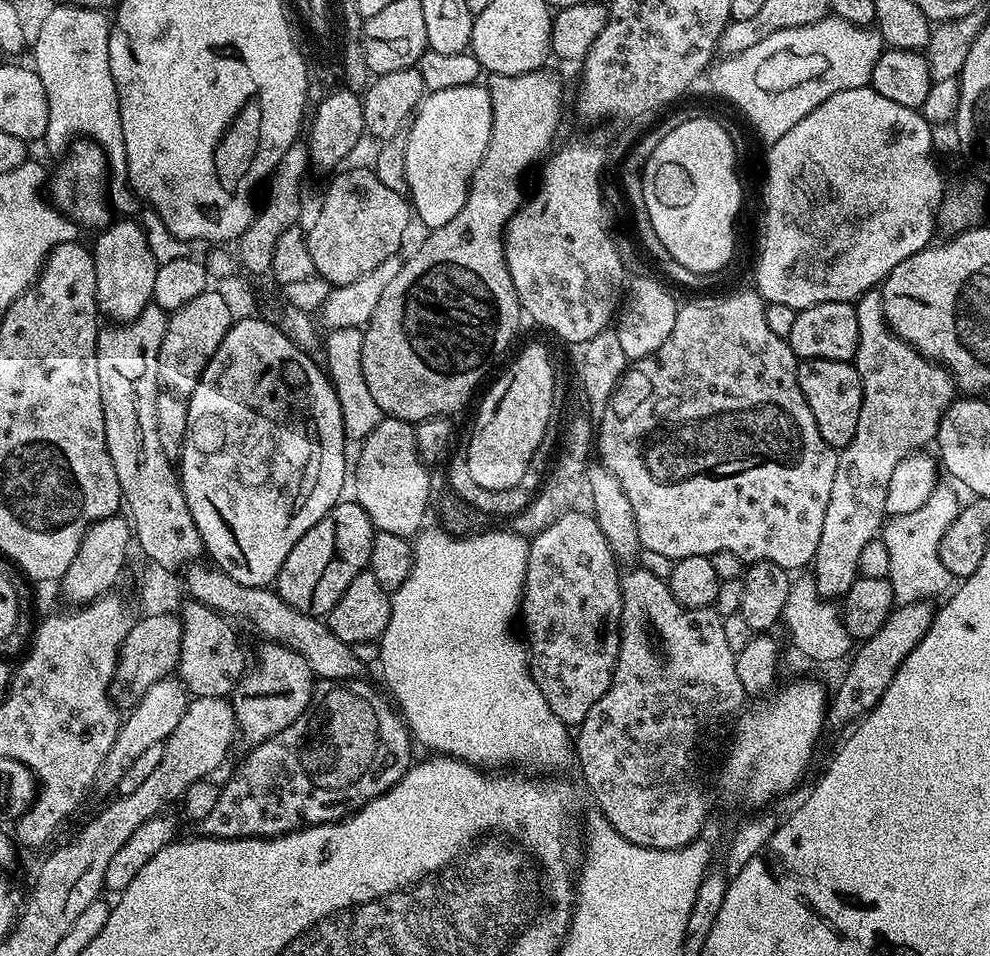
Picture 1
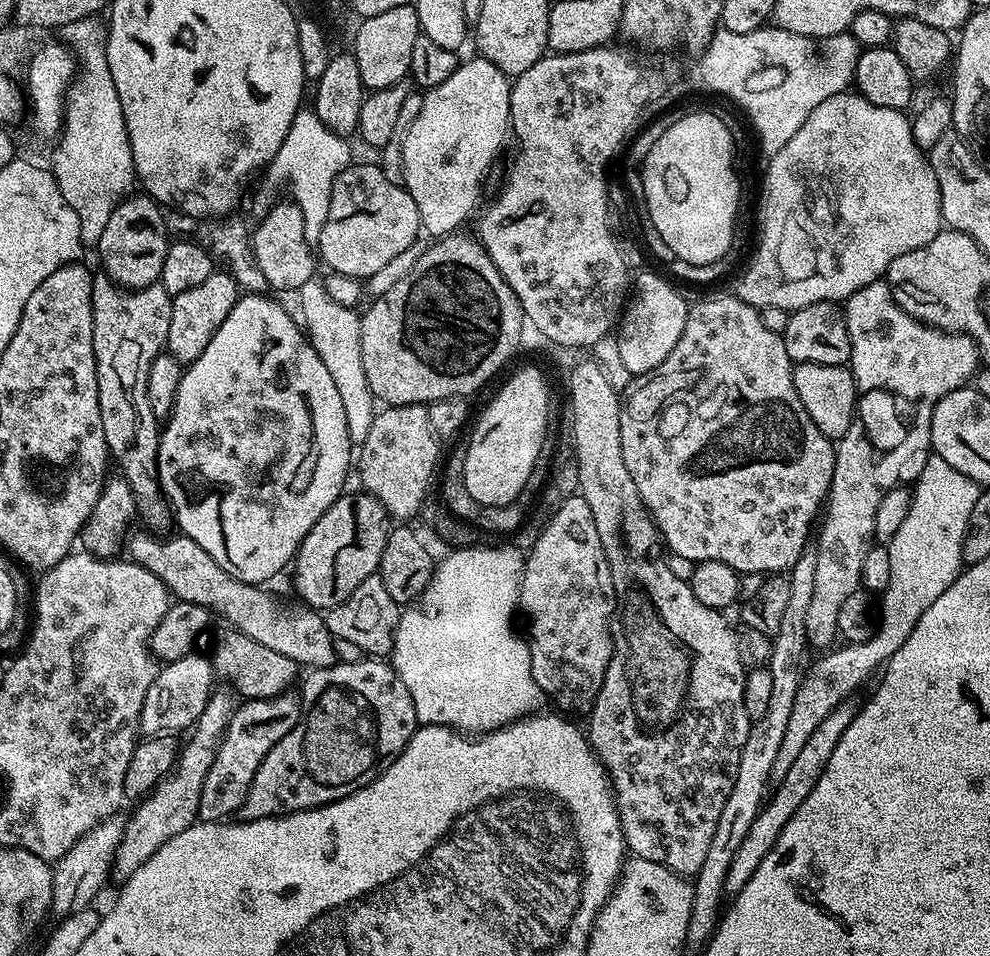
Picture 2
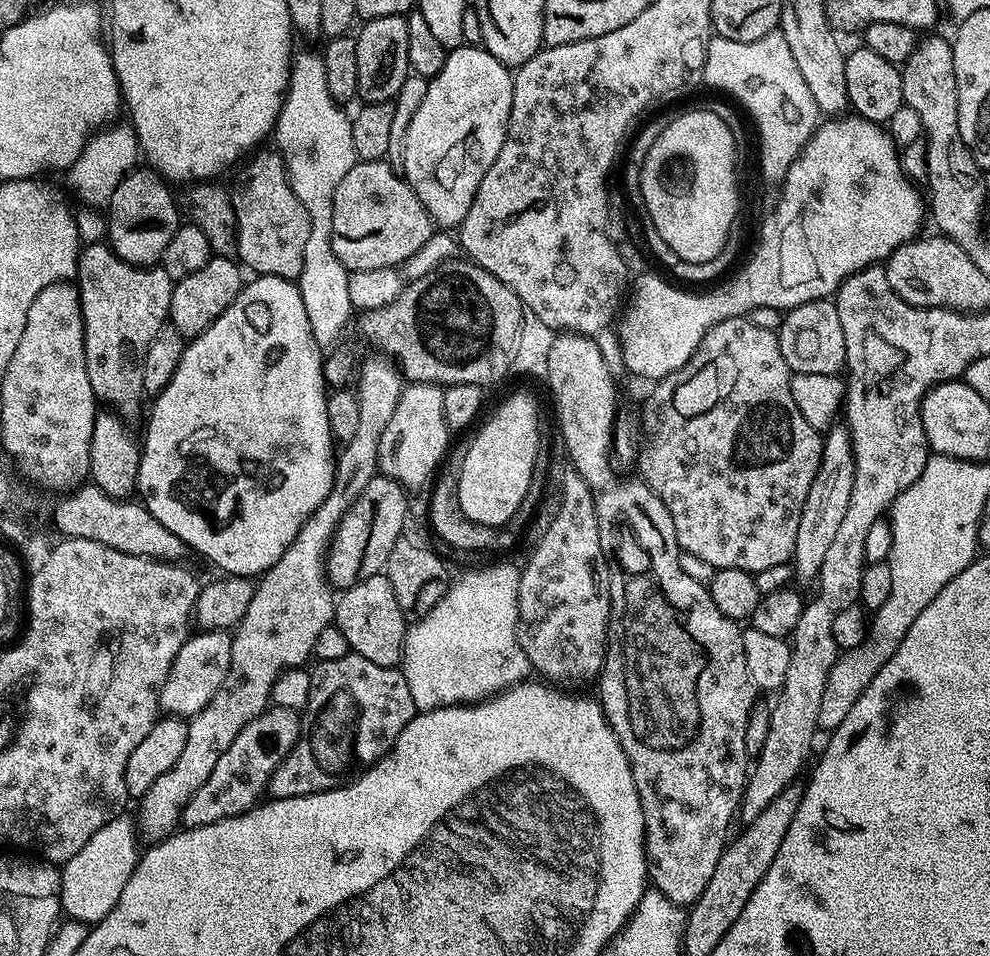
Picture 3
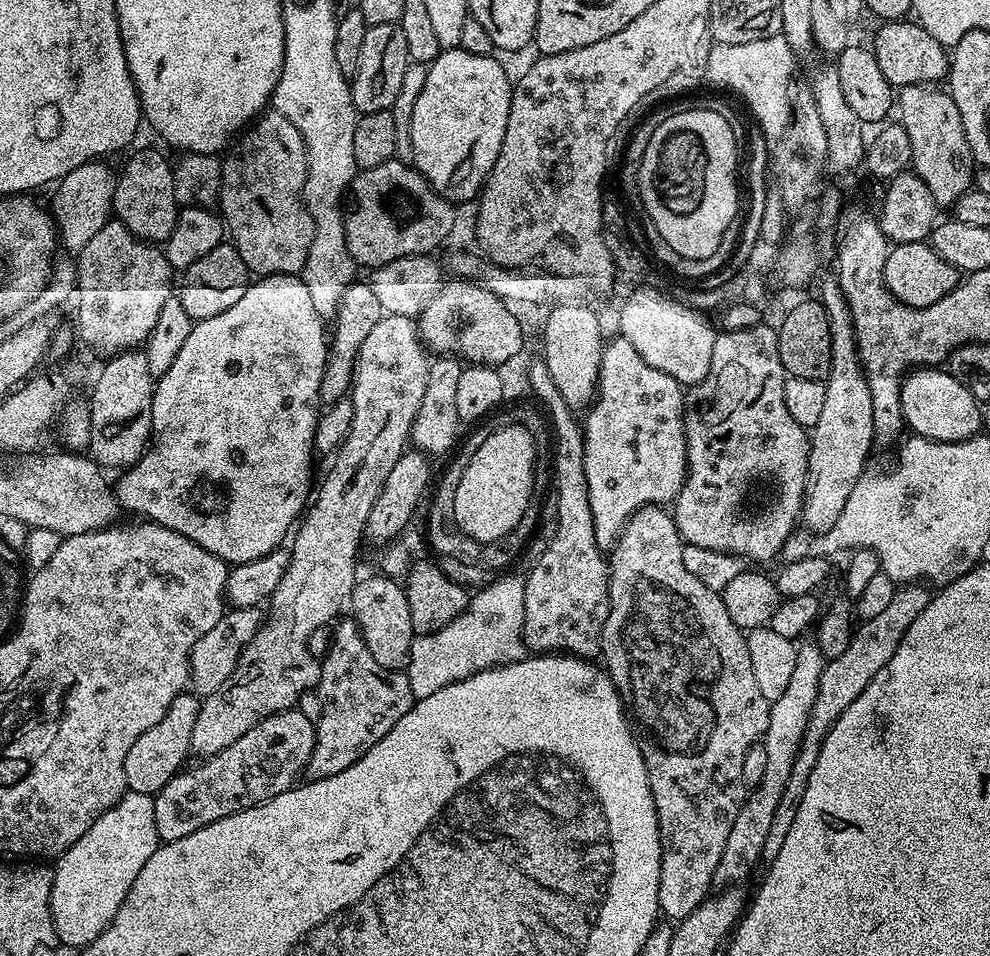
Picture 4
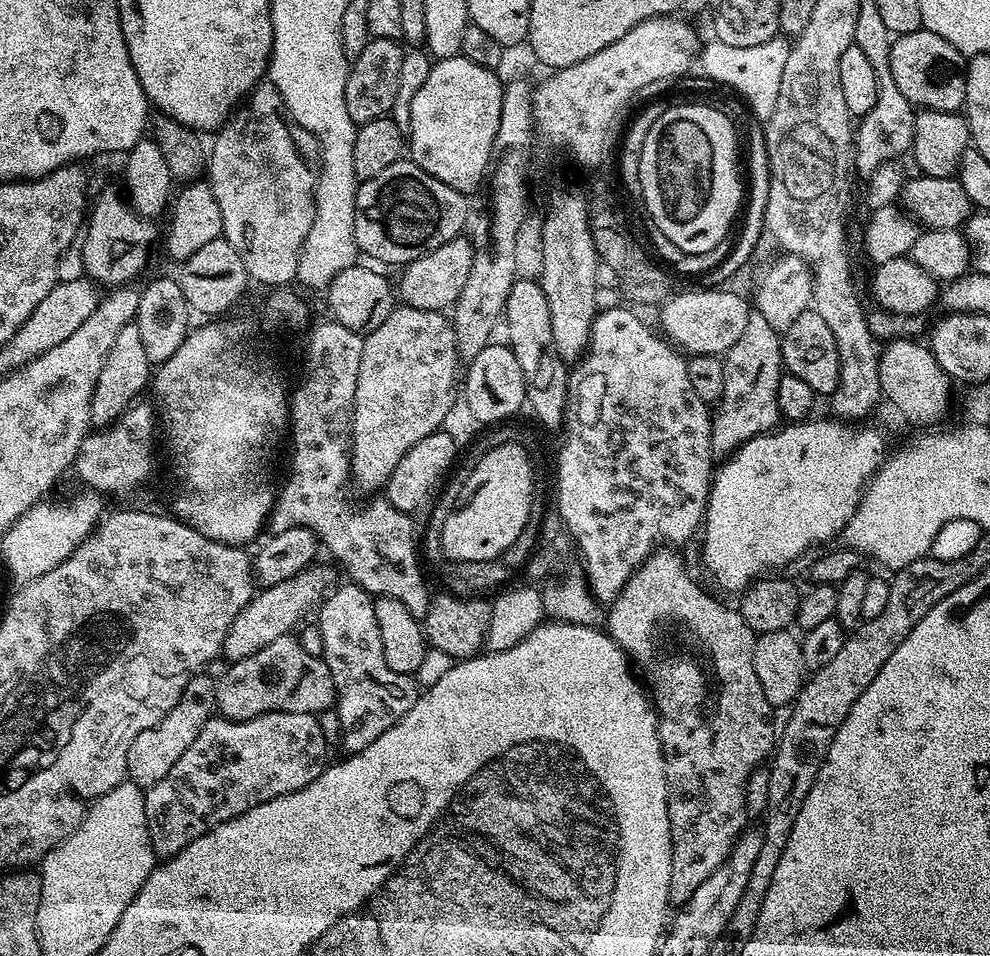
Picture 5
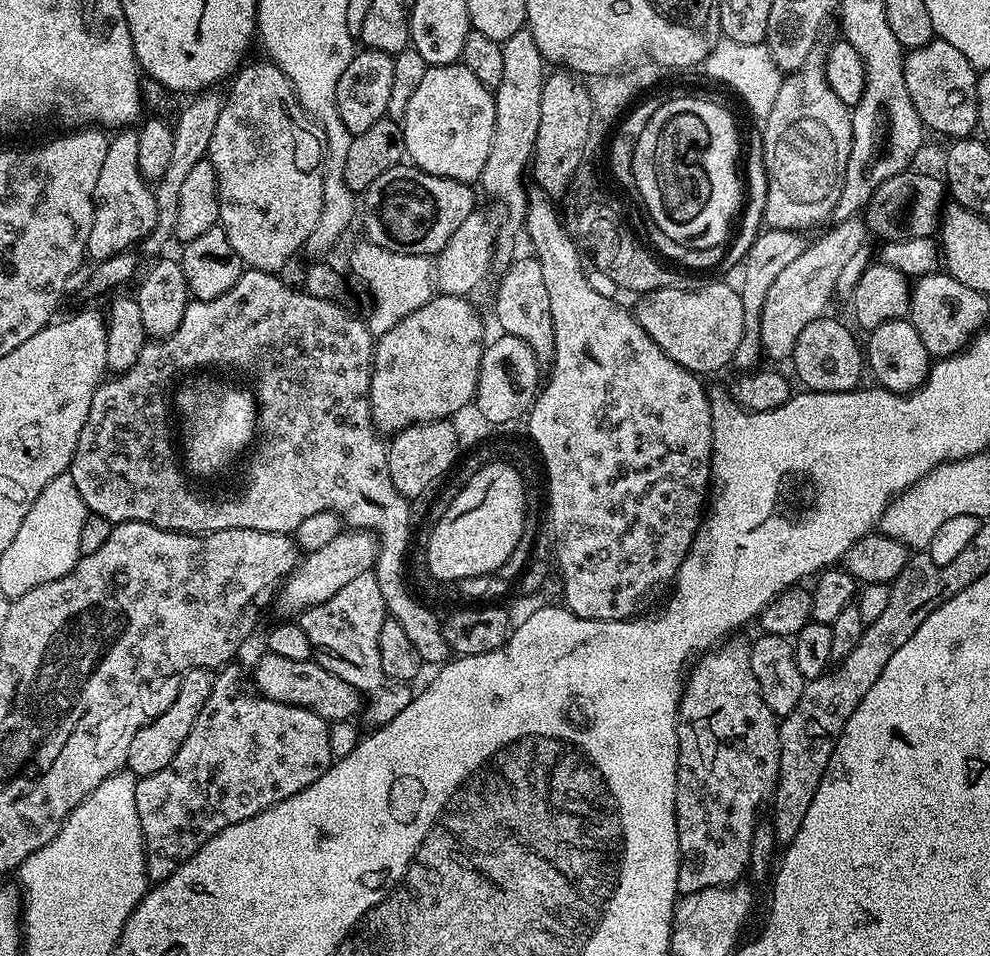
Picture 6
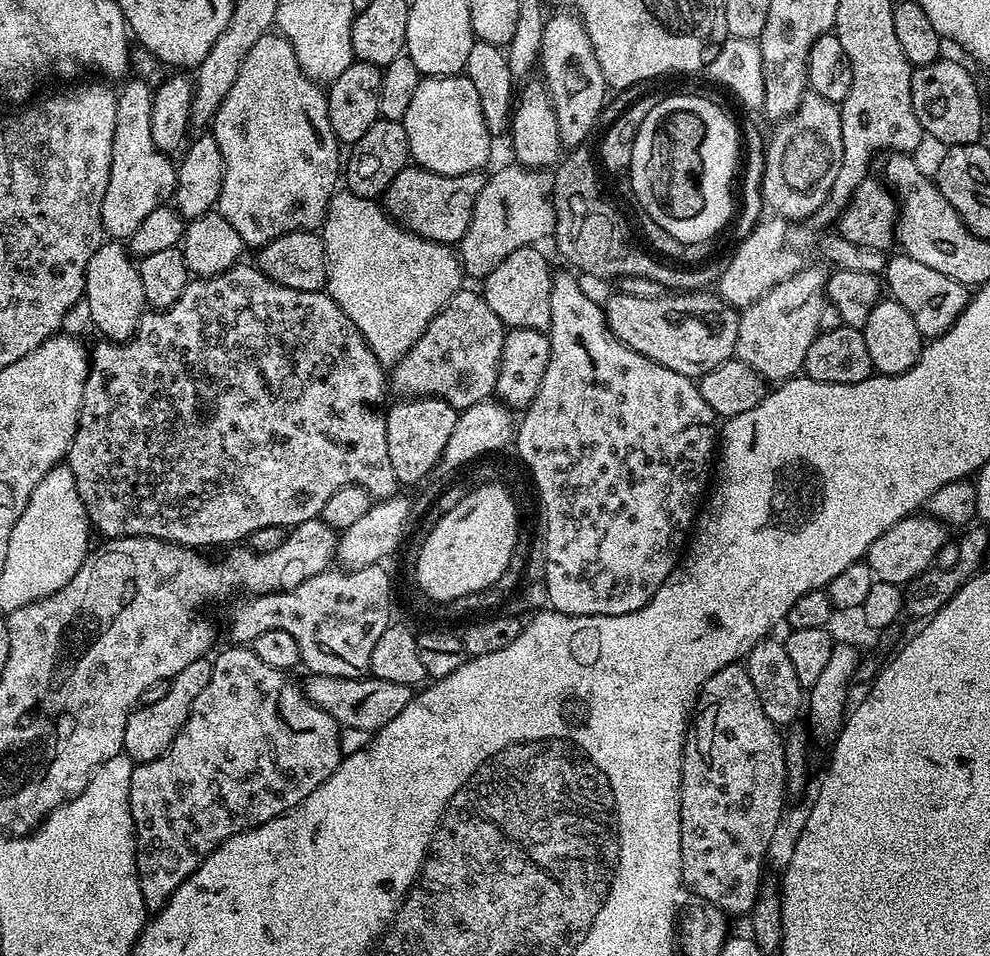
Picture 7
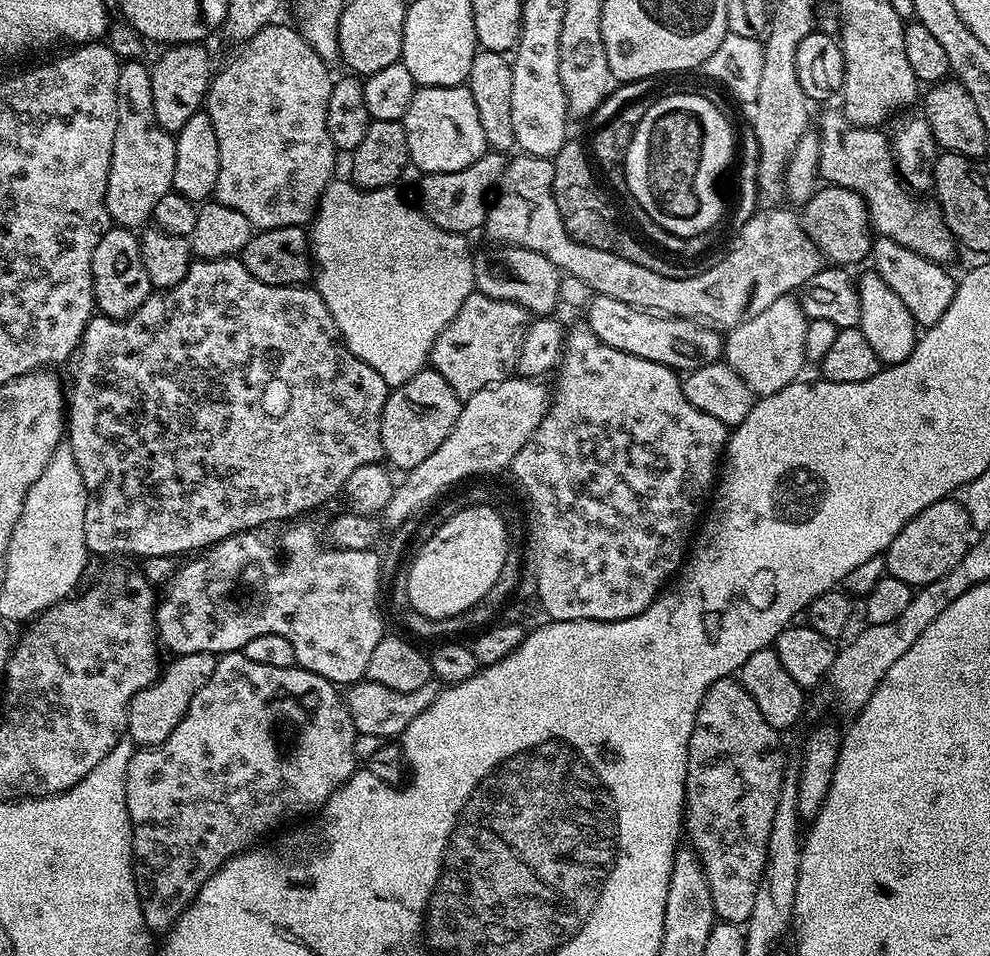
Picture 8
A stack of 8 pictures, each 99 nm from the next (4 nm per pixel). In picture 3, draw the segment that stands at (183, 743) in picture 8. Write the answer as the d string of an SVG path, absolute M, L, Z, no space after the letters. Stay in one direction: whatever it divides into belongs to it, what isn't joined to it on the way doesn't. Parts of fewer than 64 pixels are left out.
M269 706L263 714L254 718L237 734L234 742L230 742L230 750L218 758L218 766L206 782L186 802L182 824L184 828L197 828L214 822L222 822L231 816L249 812L256 807L258 801L265 795L270 778L277 766L290 754L293 746L301 738L301 717L289 708Z

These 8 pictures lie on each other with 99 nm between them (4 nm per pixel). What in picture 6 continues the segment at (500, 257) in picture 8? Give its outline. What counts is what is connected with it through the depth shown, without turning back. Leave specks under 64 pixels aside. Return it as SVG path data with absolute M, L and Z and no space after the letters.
M534 258L528 260L513 259L500 274L500 285L496 288L496 320L500 323L499 331L506 336L522 338L530 350L542 362L551 361L554 354L554 318L550 318L550 298L546 295L546 282L542 279L542 266Z

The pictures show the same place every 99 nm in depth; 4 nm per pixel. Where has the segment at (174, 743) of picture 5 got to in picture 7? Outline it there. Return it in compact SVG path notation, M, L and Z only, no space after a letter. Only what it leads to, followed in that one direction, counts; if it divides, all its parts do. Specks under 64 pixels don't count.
M205 658L198 662L190 662L190 666L186 666L186 670L182 670L182 674L178 674L168 681L157 700L149 699L133 708L130 718L126 722L123 755L128 756L136 764L154 762L154 758L162 758L162 754L166 754L166 750L170 750L174 738L178 738L186 718L190 718L190 706L194 706L198 694L202 694L203 688L209 684L211 673L211 659Z

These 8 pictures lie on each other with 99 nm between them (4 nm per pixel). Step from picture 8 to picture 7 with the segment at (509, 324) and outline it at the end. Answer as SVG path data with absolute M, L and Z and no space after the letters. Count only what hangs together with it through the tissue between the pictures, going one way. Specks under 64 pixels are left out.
M461 290L446 302L446 306L426 326L426 330L412 346L406 350L406 354L390 368L390 388L404 398L415 398L417 396L439 396L450 406L463 410L481 404L483 400L489 399L495 393L496 379L500 369L502 358L502 346L504 345L504 334L506 325L486 306L483 295L479 291L467 292Z

